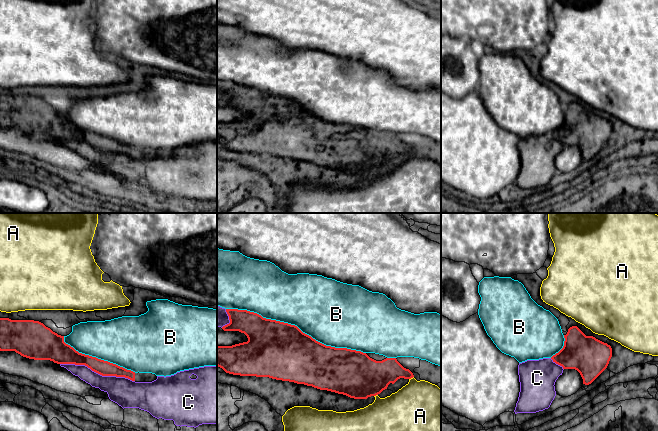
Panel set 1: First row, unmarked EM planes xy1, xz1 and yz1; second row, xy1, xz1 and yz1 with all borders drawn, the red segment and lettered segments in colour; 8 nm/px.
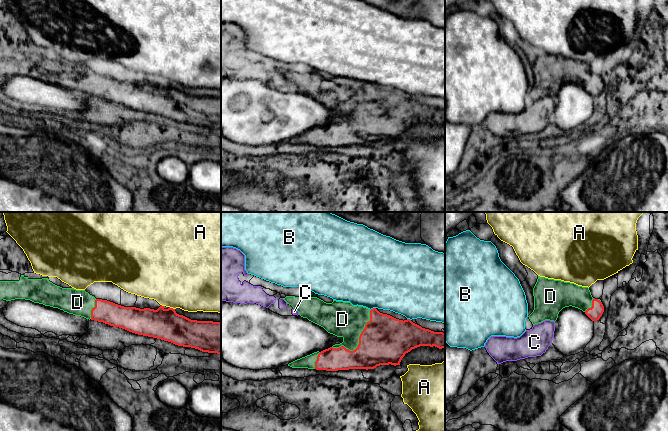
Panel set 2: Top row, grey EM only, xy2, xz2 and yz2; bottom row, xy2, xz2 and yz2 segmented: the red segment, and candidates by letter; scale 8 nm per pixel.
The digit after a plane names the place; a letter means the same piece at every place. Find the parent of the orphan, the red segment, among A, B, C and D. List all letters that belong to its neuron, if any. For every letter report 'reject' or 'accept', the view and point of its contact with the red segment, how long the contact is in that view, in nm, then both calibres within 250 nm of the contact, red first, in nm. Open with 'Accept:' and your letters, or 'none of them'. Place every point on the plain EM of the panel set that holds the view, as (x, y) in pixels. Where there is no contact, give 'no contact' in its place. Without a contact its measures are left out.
Accept: D
A: reject | xy2 (172, 84) | 50 nm | 260/480 nm
B: reject | xz1 (296, 102) | 1200 nm | 460/480 nm
C: reject | xy1 (97, 148) | 600 nm | 120/220 nm
D: accept | xz2 (359, 117) | 440 nm | 380/280 nm

